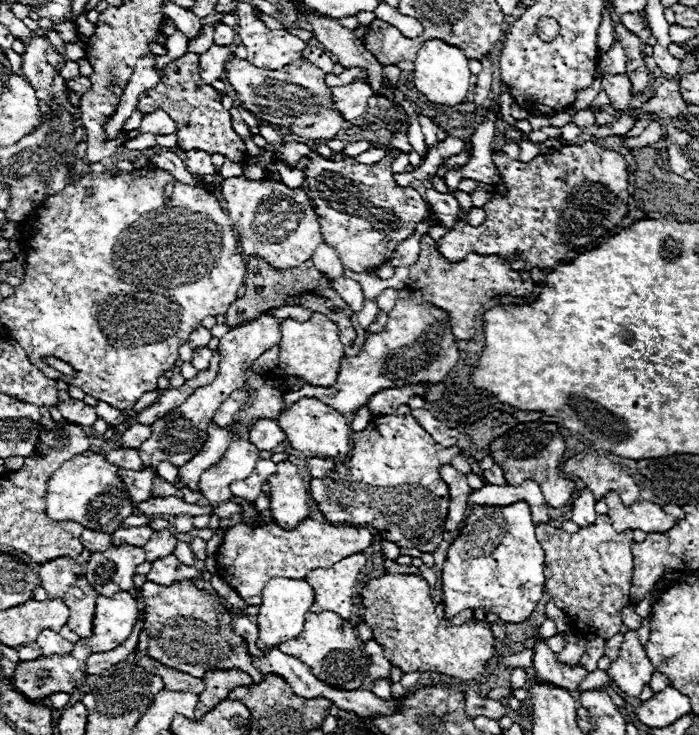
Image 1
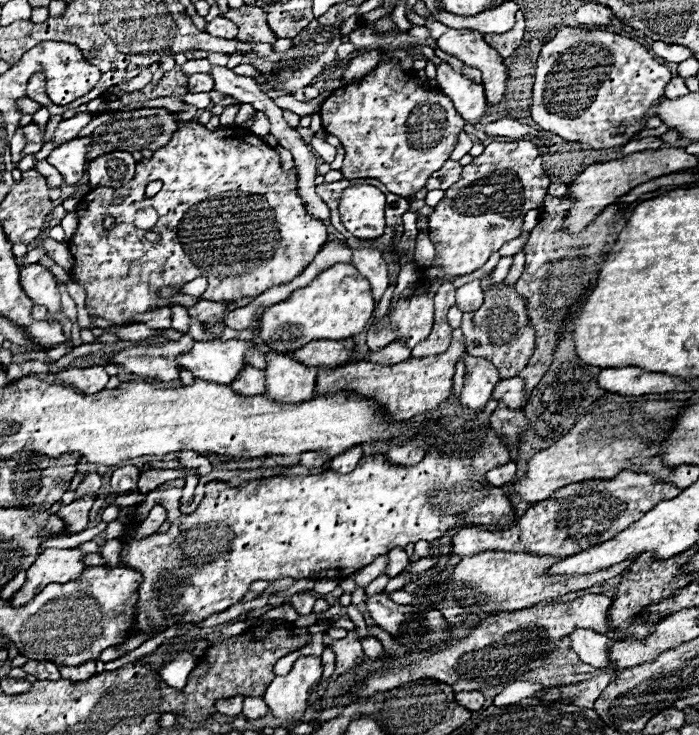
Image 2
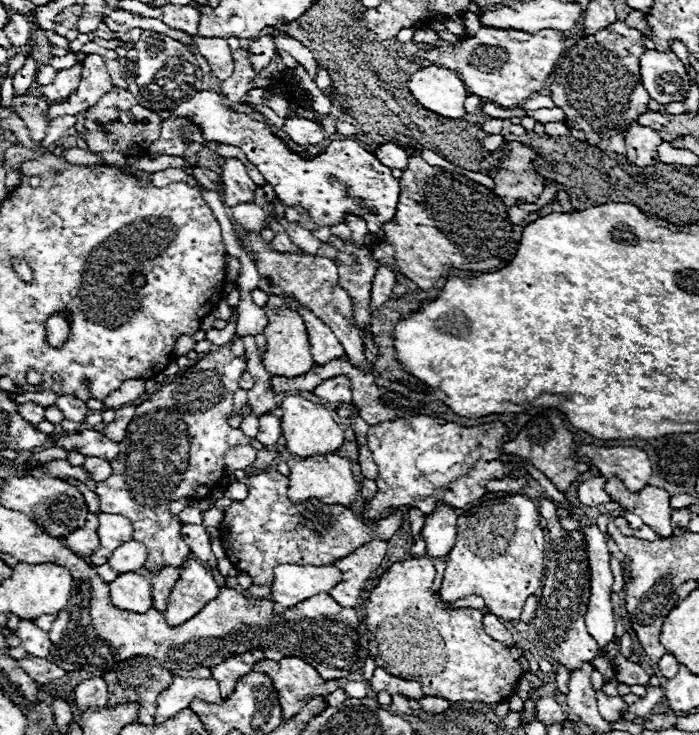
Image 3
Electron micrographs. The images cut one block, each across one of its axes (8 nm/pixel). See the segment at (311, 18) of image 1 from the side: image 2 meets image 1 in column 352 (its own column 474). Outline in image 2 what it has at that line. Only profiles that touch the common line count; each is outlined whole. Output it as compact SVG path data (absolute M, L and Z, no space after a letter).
M450 28L440 40L440 50L452 50L456 58L460 58L466 66L478 68L482 72L482 86L486 90L486 100L490 106L496 106L502 100L504 88L506 88L506 66L502 56L486 46L484 34L472 32L472 34L460 34L458 30Z

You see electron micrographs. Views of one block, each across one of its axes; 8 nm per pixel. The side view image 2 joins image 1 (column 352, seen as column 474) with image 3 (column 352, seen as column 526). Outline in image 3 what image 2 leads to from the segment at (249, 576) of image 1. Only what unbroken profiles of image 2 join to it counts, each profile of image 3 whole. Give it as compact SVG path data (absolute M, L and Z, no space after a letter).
M274 468L262 470L256 476L246 478L248 498L234 500L224 510L224 520L220 524L220 540L226 550L228 560L252 578L252 584L272 584L274 568L280 564L310 564L310 566L330 566L336 560L352 554L356 548L368 540L390 540L392 534L402 526L402 514L390 514L380 520L362 520L356 512L342 504L324 504L318 498L308 498L304 502L290 502L288 498L288 476L276 472Z

